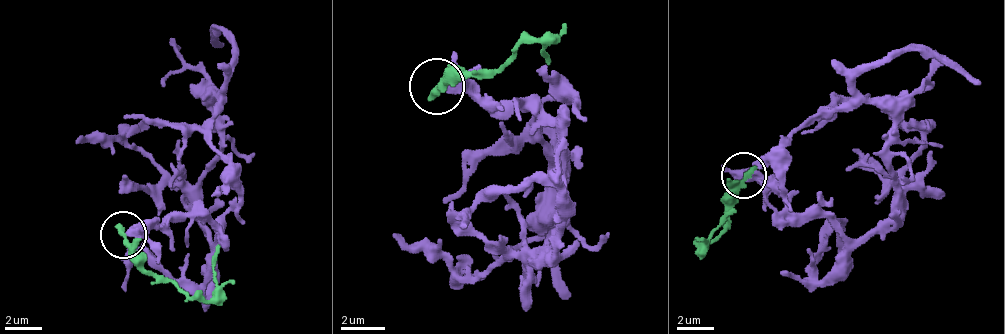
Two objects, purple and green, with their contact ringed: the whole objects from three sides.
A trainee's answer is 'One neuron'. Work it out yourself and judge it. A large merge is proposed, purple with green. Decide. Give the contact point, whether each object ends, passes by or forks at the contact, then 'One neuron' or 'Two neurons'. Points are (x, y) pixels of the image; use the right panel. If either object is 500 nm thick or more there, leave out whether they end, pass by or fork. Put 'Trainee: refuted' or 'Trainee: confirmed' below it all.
Place: (744, 175). At the ring purple forks. At the ring green ends. Two neurons
Trainee: refuted

